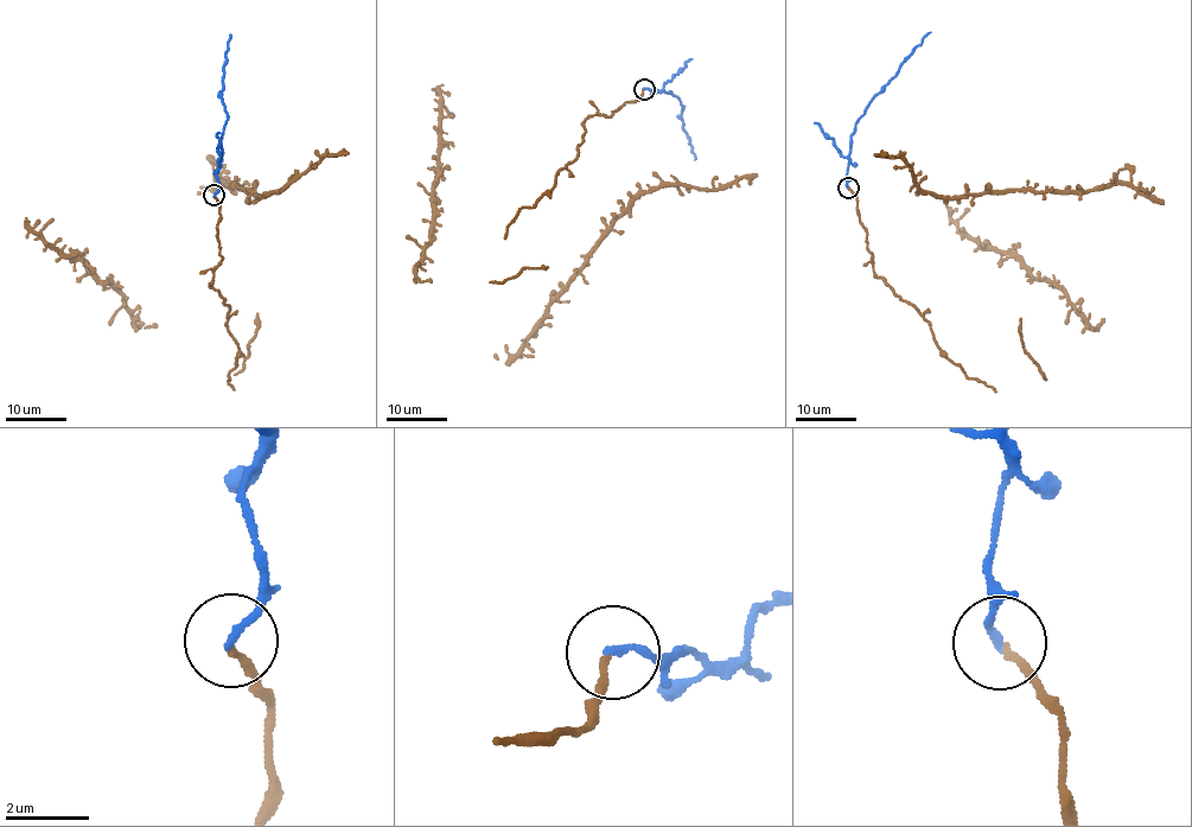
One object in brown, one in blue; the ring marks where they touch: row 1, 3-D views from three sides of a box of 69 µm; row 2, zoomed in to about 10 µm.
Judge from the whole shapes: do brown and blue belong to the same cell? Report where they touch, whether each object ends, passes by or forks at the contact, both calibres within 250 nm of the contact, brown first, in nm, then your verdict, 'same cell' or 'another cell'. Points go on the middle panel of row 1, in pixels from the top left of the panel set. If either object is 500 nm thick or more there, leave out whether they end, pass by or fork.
at (644, 89); brown ends there; blue ends there; 180 nm thick on the brown side, 190 nm on the other; same cell

